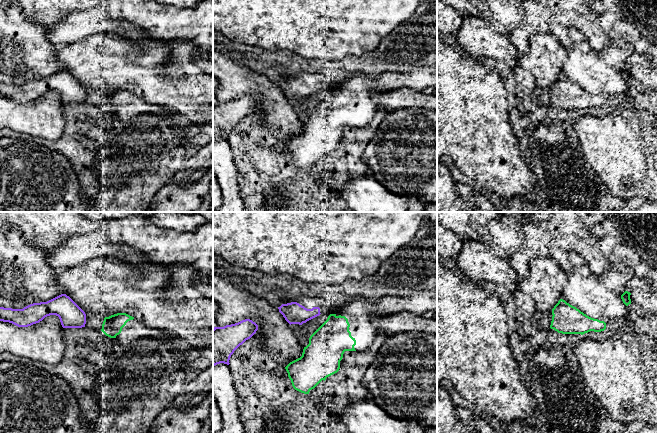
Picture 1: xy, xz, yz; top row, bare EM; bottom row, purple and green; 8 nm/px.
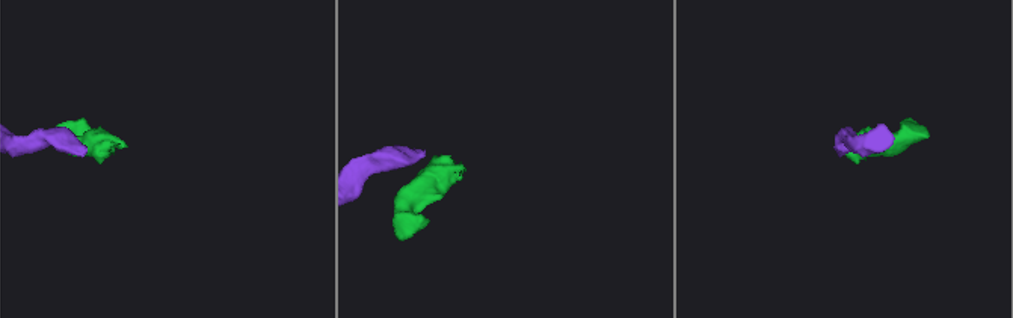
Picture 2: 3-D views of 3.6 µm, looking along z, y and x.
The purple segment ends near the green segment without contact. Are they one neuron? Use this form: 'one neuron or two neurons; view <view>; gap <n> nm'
two neurons; view xz; gap 70 nm

